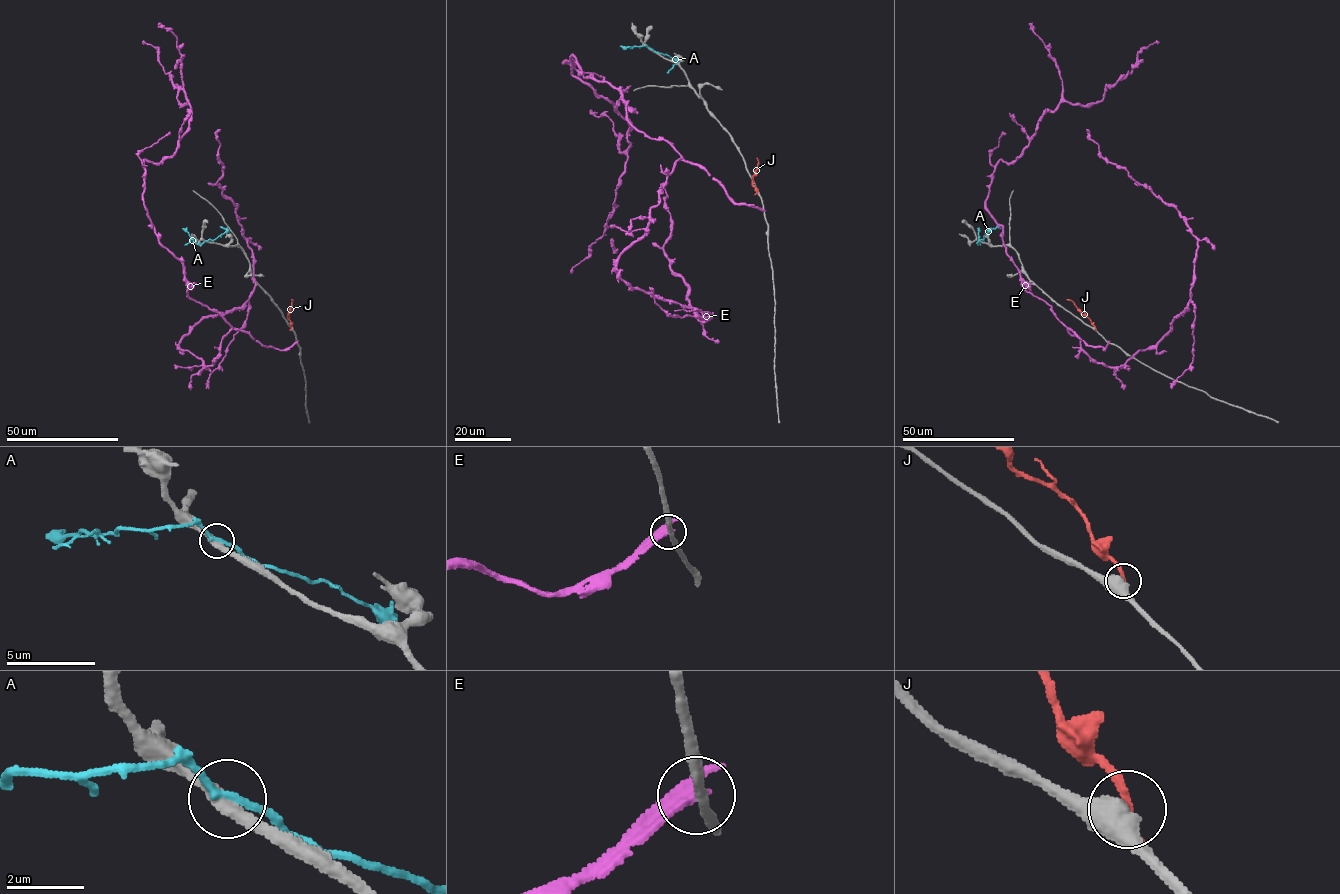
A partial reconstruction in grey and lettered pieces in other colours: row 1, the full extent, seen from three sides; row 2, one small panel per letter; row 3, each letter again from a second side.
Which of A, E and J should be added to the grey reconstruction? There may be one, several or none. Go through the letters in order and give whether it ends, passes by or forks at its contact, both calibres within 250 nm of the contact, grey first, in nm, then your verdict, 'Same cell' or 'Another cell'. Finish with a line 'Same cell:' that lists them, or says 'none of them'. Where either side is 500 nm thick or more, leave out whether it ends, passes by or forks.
A: It passes by. Thickness 320 nm (grey) against 190 nm. Another cell
E: It ends there. Thickness 260 nm (grey) against 360 nm. Another cell
J: Thickness 500 nm (grey) against 200 nm. Another cell
Same cell: none of them

